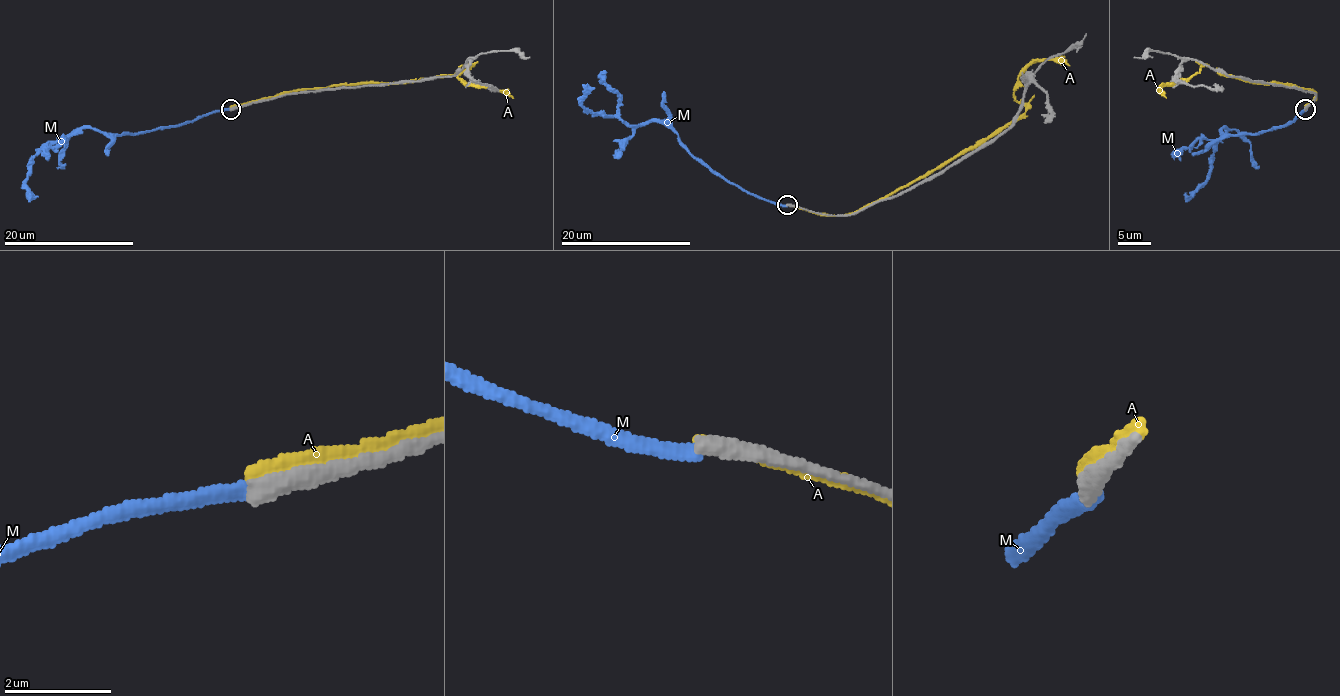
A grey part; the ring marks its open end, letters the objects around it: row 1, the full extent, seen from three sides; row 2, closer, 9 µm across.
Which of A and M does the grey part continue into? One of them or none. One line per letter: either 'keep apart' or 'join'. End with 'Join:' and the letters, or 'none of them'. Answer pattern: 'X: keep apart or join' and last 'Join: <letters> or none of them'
A: keep apart
M: keep apart
Join: none of them

